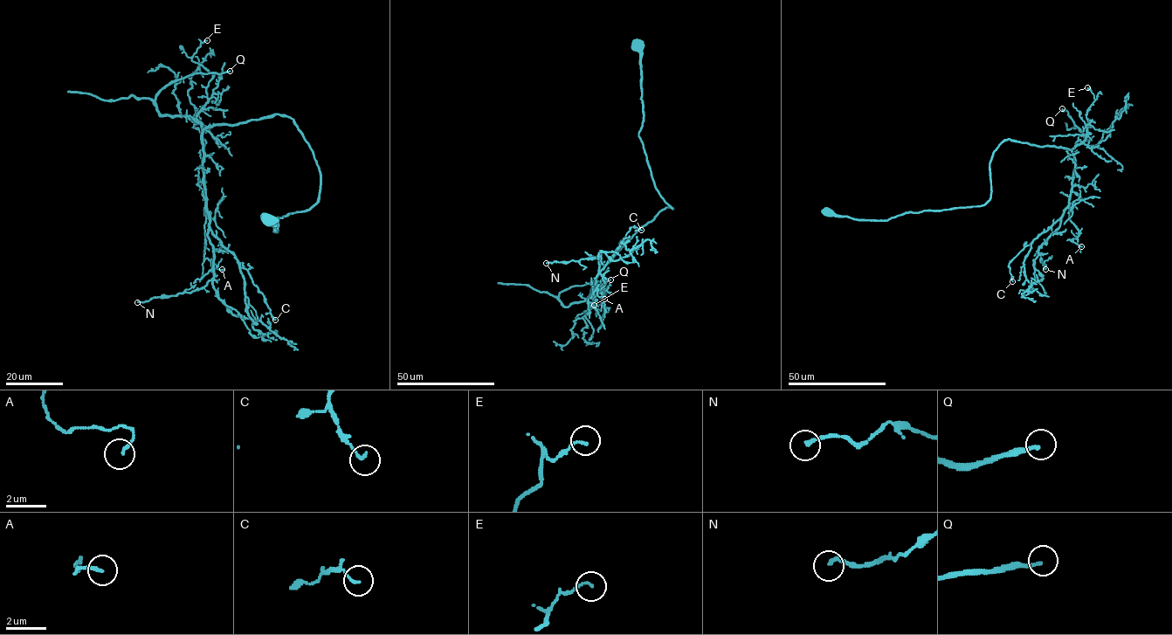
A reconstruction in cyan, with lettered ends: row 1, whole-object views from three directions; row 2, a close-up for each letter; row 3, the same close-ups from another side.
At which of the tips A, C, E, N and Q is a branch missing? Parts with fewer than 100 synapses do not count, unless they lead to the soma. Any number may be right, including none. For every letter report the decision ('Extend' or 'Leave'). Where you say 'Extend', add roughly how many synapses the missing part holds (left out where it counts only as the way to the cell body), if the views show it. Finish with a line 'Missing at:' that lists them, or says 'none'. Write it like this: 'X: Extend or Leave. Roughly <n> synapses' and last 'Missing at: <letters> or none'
A: Leave
C: Leave
E: Leave
N: Leave
Q: Extend. Roughly 550 synapses
Missing at: Q

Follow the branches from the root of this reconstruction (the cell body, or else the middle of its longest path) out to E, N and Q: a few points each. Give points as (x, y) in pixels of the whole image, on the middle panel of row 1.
E: (637, 45), (638, 136), (672, 209), (601, 271), (587, 300), (598, 305), (583, 313), (594, 305)
N: (637, 45), (638, 136), (655, 188), (672, 209), (632, 236), (592, 292), (599, 256), (546, 263)
Q: (637, 45), (638, 136), (672, 209), (632, 236), (583, 300), (559, 300), (610, 279)

